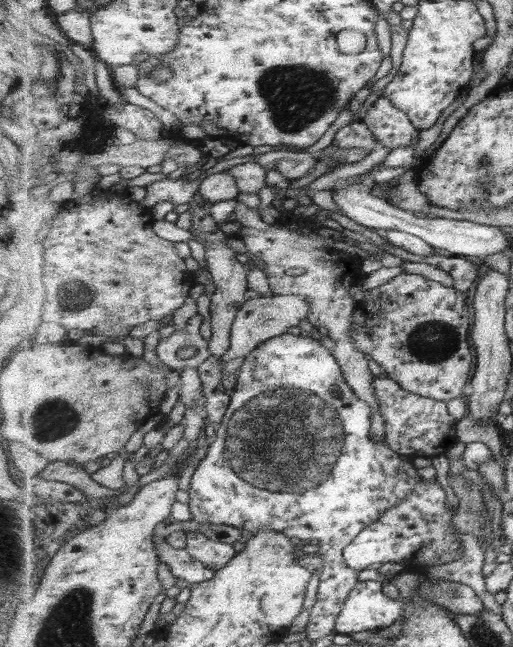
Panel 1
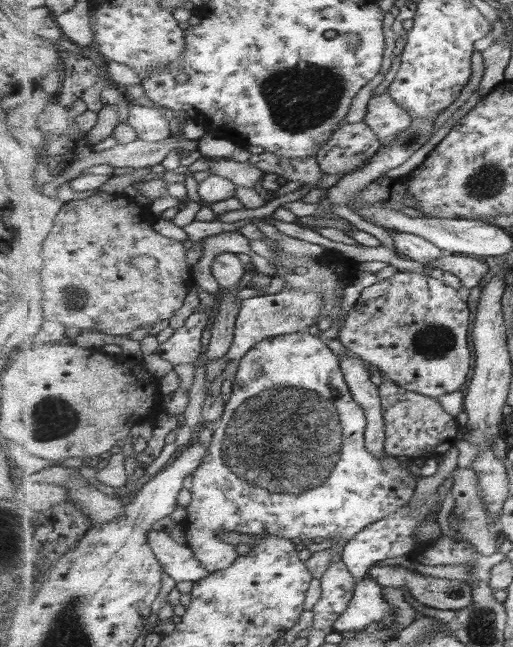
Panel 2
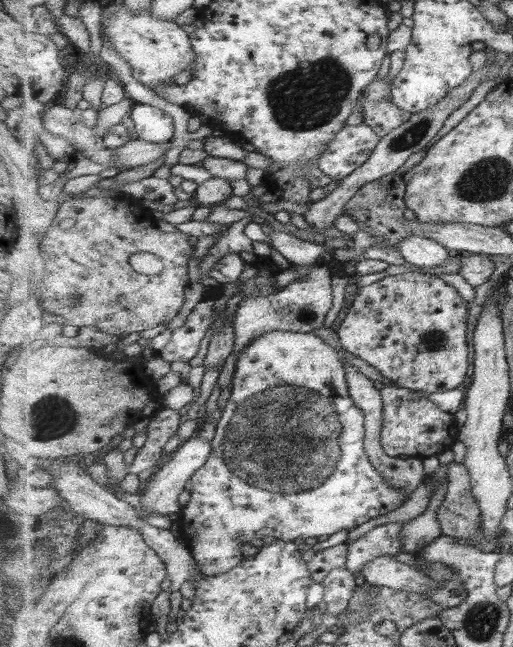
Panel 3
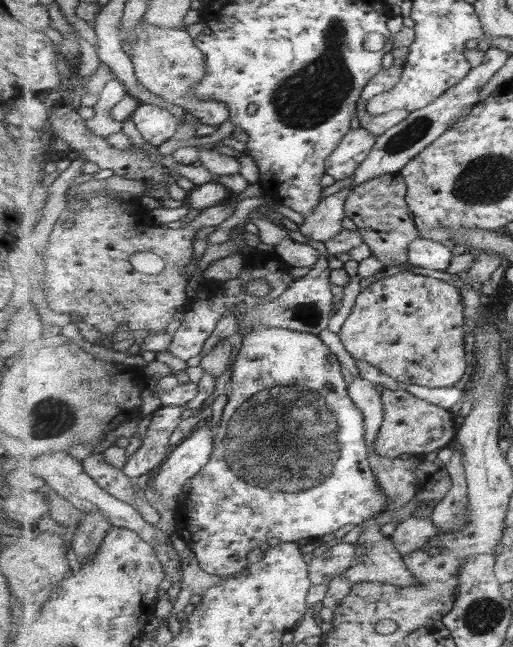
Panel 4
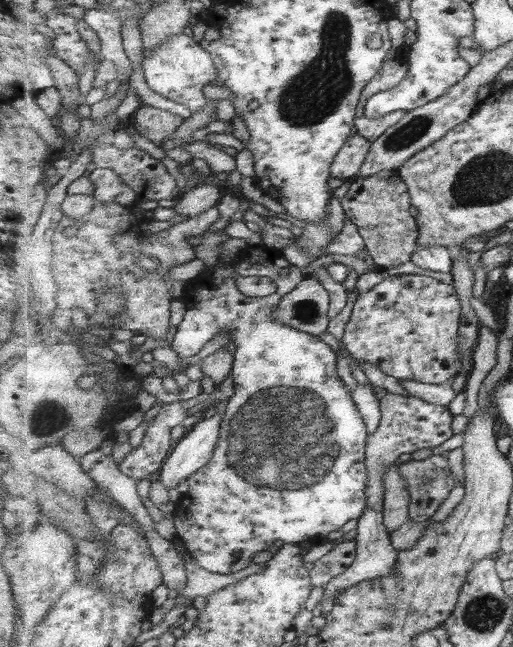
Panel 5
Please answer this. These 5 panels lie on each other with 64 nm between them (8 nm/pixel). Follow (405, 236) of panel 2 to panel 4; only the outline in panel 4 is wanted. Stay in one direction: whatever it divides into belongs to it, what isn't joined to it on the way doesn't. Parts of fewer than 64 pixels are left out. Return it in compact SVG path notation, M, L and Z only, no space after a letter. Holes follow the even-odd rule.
M419 237L409 246L409 263L431 270L447 270L451 266L451 247Z

